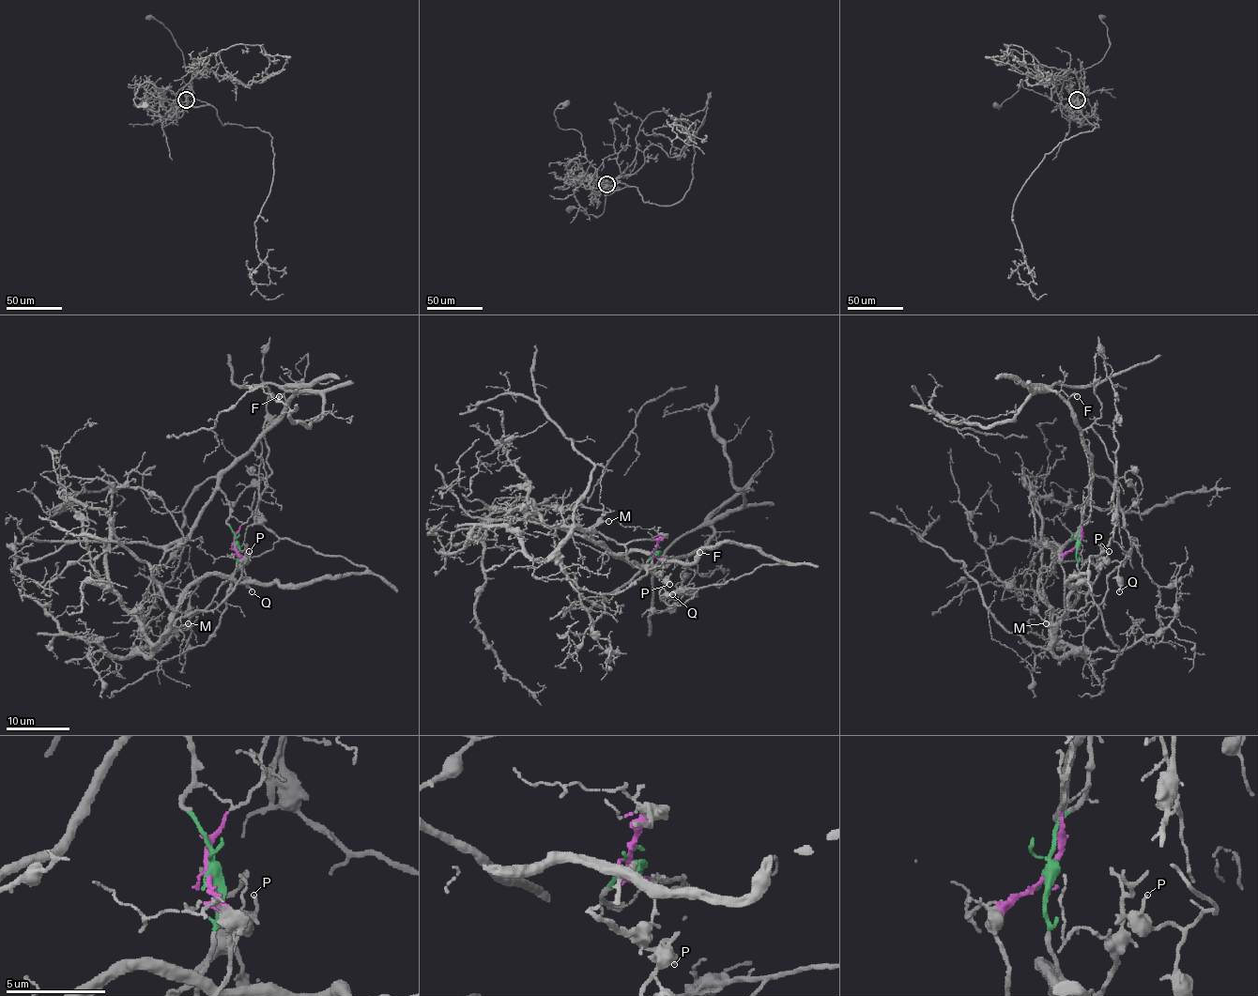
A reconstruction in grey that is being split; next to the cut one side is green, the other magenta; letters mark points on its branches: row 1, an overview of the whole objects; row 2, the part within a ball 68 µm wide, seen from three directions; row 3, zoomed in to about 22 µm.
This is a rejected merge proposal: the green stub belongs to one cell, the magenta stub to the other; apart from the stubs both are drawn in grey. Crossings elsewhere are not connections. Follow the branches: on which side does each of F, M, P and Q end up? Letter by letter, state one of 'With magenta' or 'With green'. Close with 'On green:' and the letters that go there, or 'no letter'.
F: With green
M: With magenta
P: With magenta
Q: With magenta
On green: F

